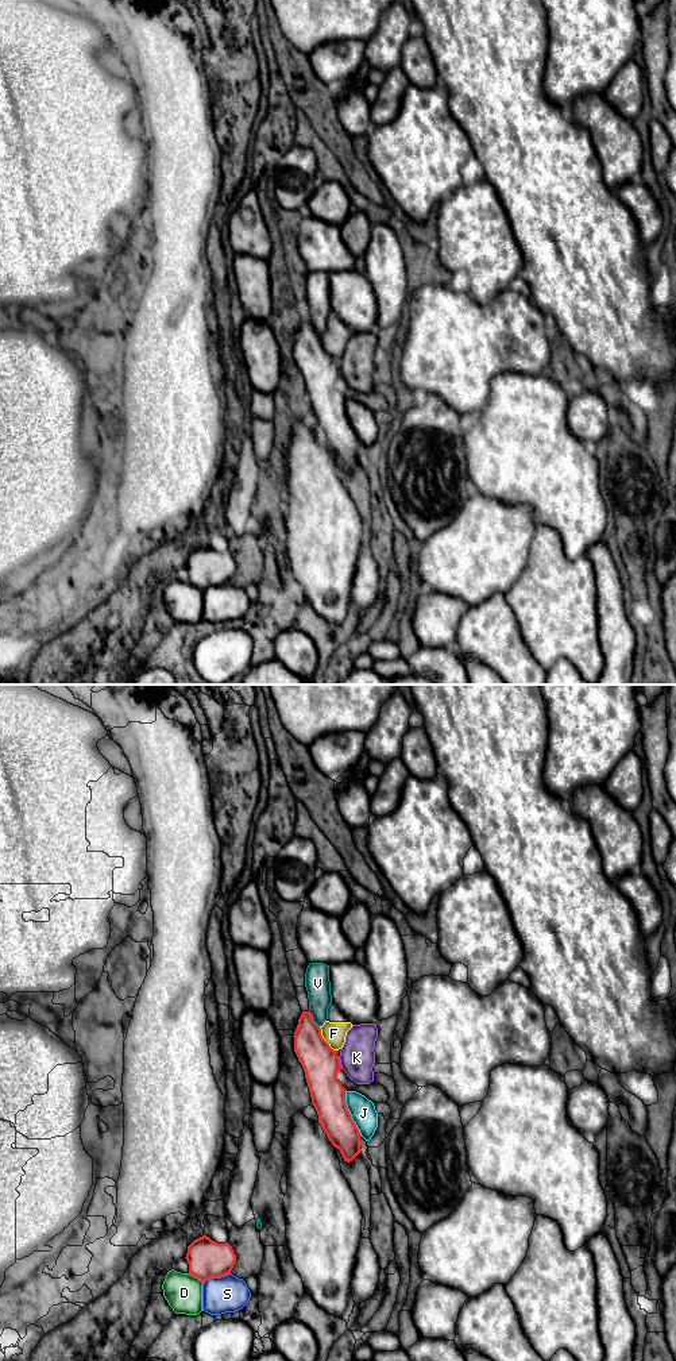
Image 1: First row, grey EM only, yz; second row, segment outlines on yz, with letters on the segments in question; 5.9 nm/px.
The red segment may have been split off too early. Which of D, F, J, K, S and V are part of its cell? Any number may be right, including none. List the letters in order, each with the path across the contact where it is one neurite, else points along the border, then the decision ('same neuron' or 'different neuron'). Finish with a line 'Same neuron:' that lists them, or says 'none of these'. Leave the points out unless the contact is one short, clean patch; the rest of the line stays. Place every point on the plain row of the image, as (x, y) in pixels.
D: different neuron
F: different neuron
J: different neuron
K: along yz (338, 365), (342, 377) | different neuron
S: different neuron
V: different neuron
Same neuron: none of these

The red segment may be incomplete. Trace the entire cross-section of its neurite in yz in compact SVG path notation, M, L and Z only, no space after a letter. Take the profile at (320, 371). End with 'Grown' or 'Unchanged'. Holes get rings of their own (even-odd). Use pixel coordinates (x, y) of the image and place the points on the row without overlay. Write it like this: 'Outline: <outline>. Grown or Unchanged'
Outline: M302 320L293 346L318 432L344 470L349 471L362 460L362 444L345 413L347 398L337 389L340 367L322 347L309 320Z. Unchanged

